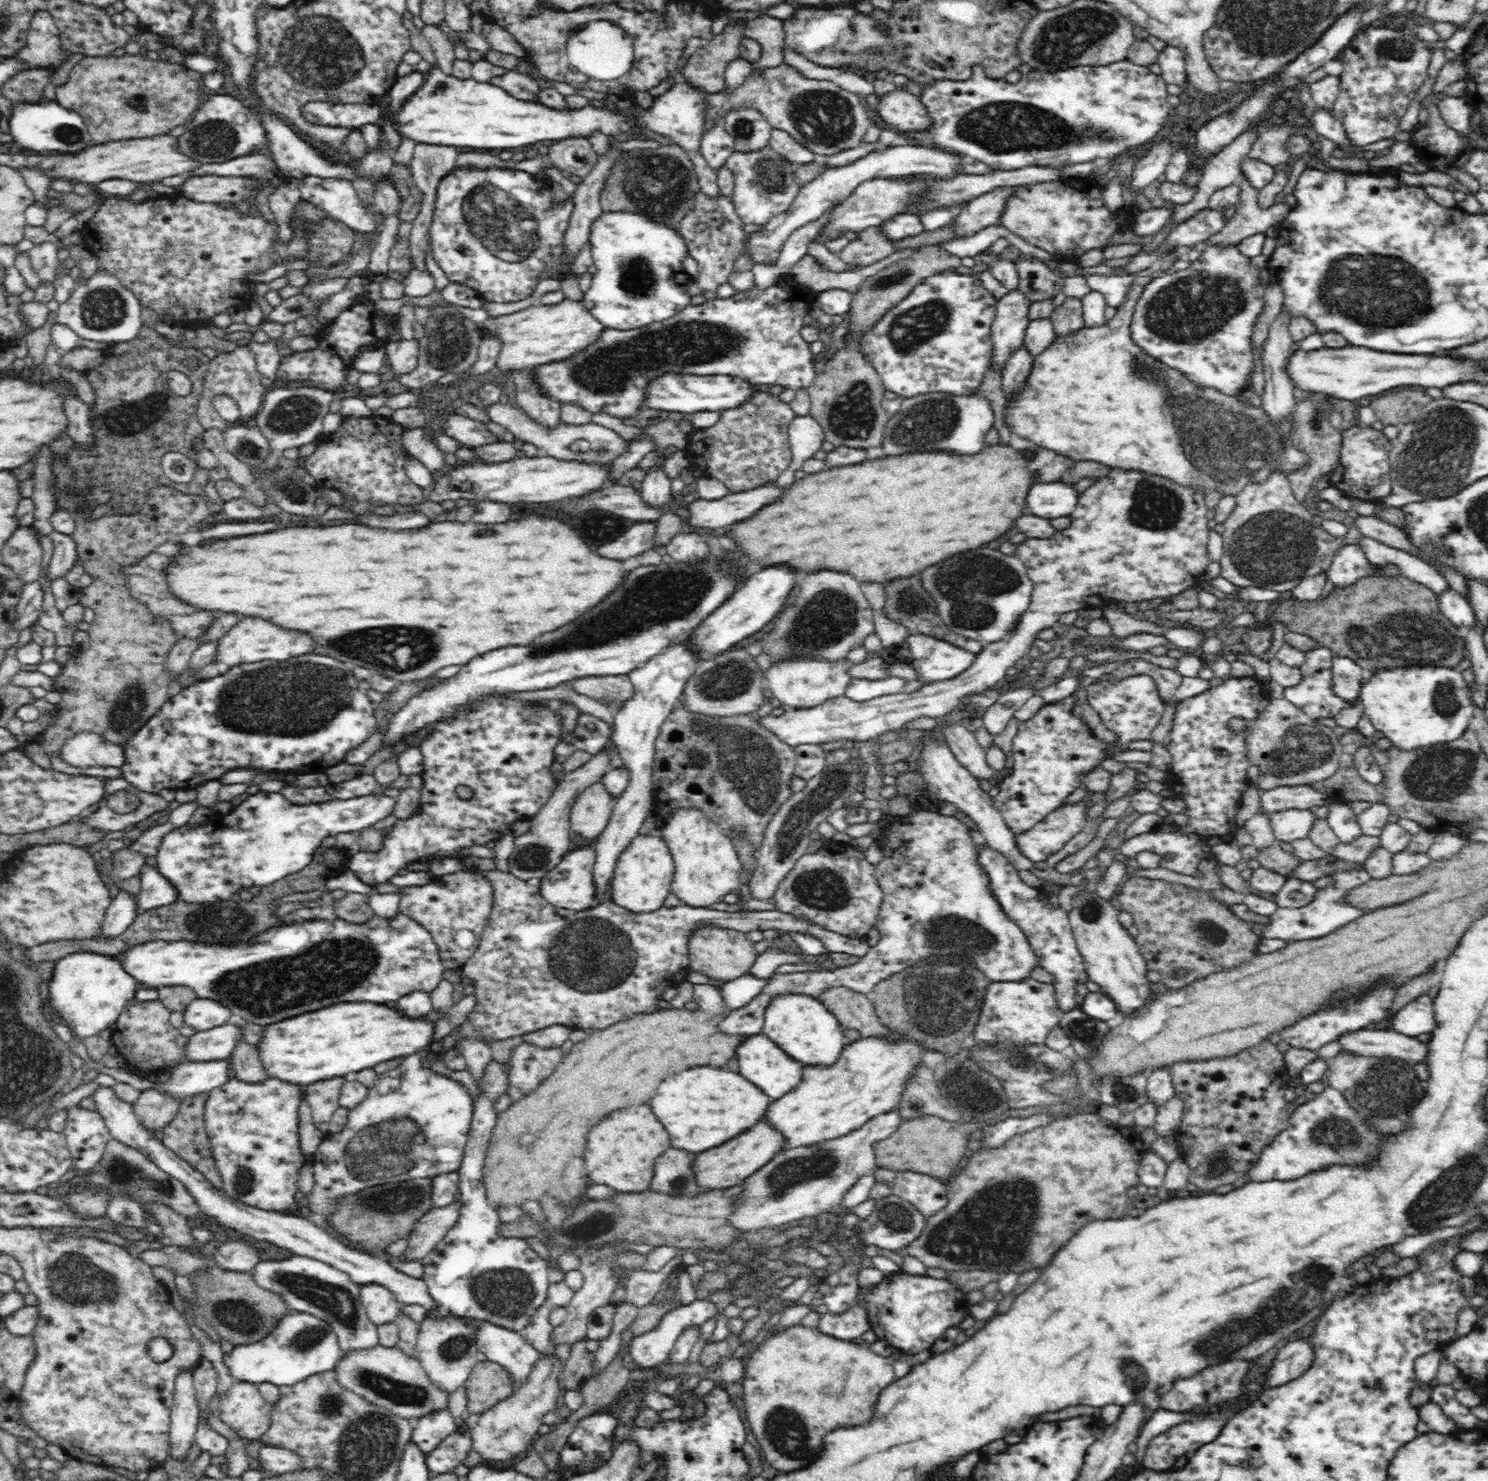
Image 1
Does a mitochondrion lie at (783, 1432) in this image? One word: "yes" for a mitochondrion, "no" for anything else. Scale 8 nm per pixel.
yes

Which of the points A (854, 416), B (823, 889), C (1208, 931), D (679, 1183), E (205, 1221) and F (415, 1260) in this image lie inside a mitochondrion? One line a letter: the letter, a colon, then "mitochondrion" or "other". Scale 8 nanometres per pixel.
A: mitochondrion
B: mitochondrion
C: mitochondrion
D: mitochondrion
E: other
F: other

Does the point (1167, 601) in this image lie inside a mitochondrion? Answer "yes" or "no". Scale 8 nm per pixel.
no

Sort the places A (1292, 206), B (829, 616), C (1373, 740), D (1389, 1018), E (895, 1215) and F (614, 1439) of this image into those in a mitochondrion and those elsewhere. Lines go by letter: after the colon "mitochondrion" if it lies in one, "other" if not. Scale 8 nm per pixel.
A: other
B: mitochondrion
C: other
D: other
E: mitochondrion
F: other

